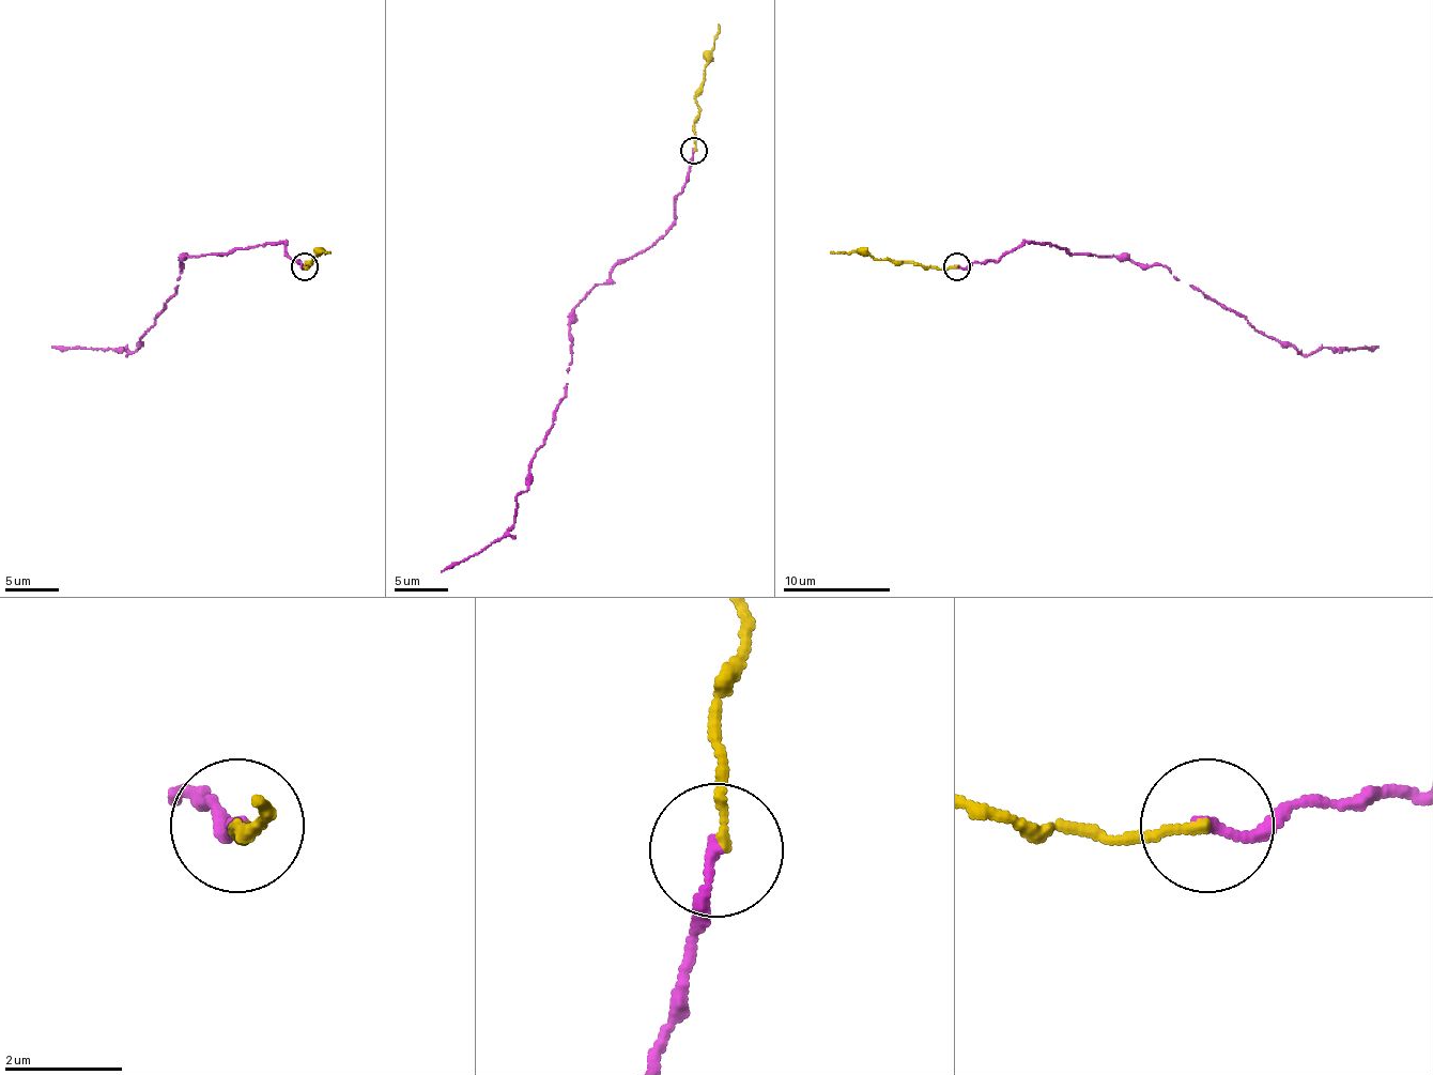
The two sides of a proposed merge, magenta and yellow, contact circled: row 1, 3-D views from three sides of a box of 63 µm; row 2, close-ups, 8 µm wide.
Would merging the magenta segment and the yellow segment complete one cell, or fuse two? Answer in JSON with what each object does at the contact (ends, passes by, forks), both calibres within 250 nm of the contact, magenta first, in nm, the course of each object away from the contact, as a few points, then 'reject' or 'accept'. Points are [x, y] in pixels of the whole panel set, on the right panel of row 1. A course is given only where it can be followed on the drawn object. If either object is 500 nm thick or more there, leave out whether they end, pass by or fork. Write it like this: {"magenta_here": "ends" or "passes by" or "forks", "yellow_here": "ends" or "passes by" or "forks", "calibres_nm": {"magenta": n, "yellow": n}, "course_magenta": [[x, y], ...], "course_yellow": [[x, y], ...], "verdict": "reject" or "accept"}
{"magenta_here": "ends", "yellow_here": "ends", "calibres_nm": {"magenta": 190, "yellow": 140}, "course_magenta": [[957, 267], [996, 262], [1030, 243], [1127, 257], [1162, 264], [1301, 353], [1377, 346]], "course_yellow": [[957, 267], [831, 250]], "verdict": "reject"}

